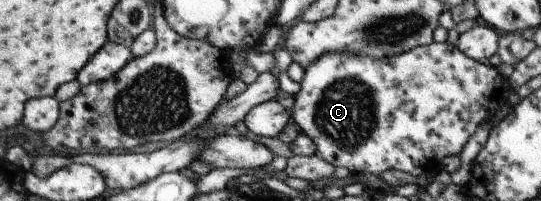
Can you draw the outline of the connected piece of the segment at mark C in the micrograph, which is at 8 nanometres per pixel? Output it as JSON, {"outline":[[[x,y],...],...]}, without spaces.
{"outline":[[[433,42],[431,45],[415,47],[415,49],[395,57],[381,57],[381,59],[379,57],[375,59],[371,55],[361,55],[361,53],[349,53],[349,51],[327,53],[307,67],[302,84],[303,88],[294,97],[292,119],[297,123],[300,131],[315,142],[316,155],[319,155],[321,159],[325,159],[327,163],[335,167],[345,167],[351,174],[369,173],[379,177],[389,170],[401,170],[426,180],[442,171],[443,161],[441,159],[463,153],[465,145],[471,141],[471,137],[477,133],[477,129],[489,121],[502,104],[507,103],[506,96],[513,90],[509,79],[501,76],[495,66],[479,63],[479,60],[471,59],[471,56],[465,55],[458,46],[455,47],[447,42]]]}

